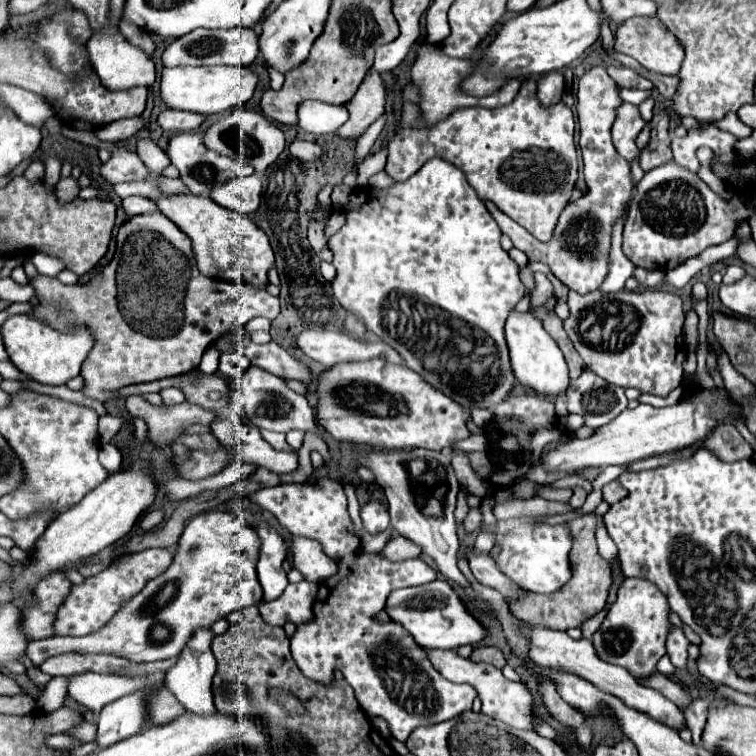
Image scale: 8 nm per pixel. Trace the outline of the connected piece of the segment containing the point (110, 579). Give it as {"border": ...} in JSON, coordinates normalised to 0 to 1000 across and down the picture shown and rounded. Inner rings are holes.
{"border":[[[190,726],[183,731],[161,734],[151,739],[130,761],[111,766],[108,774],[95,774],[90,790],[74,808],[71,840],[103,843],[103,840],[119,840],[122,835],[135,832],[135,827],[140,827],[159,808],[161,798],[169,798],[183,782],[188,782],[188,776],[198,766],[217,758],[225,742],[228,742],[228,729],[222,726]]]}

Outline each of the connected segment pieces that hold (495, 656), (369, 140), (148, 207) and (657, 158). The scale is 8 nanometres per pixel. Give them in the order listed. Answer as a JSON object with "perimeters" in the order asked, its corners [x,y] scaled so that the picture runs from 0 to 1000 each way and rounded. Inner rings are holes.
{"perimeters":[[[[643,853],[630,856],[627,864],[622,866],[622,872],[627,872],[627,877],[648,877],[659,885],[664,885],[669,880],[669,872],[659,856],[643,856]]],[[[505,151],[476,181],[471,194],[471,216],[476,216],[484,202],[491,198],[496,185],[508,169],[511,161],[511,153]]],[[[167,261],[161,266],[161,274],[169,282],[169,287],[185,284],[185,282],[204,282],[204,279],[209,279],[206,269],[198,266],[198,263],[193,263],[193,261]]],[[[885,147],[865,152],[862,160],[860,160],[860,171],[862,171],[860,187],[847,202],[847,221],[852,226],[860,226],[860,224],[865,224],[870,218],[878,218],[878,216],[890,210],[886,194]]]]}

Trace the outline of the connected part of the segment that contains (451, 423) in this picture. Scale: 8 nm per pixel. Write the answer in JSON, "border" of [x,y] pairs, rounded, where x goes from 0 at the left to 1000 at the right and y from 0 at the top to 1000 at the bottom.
{"border":[[[508,475],[447,480],[421,507],[421,554],[447,583],[497,594],[563,591],[585,597],[624,575],[619,567],[619,546],[611,536],[534,483],[519,483]]]}

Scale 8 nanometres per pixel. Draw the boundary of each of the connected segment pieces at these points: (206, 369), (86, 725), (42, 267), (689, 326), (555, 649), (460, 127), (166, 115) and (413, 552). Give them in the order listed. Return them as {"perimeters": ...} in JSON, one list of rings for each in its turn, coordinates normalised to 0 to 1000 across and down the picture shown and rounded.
{"perimeters":[[[[278,459],[278,462],[270,467],[262,488],[265,488],[267,493],[286,493],[286,488],[288,488],[288,472],[291,472],[291,467]]],[[[108,951],[108,956],[103,962],[95,962],[93,967],[87,967],[87,972],[103,978],[106,983],[119,983],[127,975],[127,956],[119,956],[119,954]]],[[[45,335],[40,340],[40,348],[45,348],[45,353],[50,356],[53,364],[63,364],[63,366],[74,366],[74,361],[79,361],[85,356],[85,348],[79,343],[56,337],[56,335]]],[[[915,406],[907,414],[907,427],[905,427],[905,448],[913,464],[921,464],[921,433],[923,433],[923,417],[921,417],[921,409]]],[[[696,827],[696,829],[701,832],[698,840],[704,845],[701,872],[706,877],[712,877],[714,882],[738,882],[738,888],[759,888],[759,893],[770,893],[770,898],[775,898],[778,903],[786,903],[786,909],[791,909],[794,914],[802,914],[807,919],[817,919],[817,925],[823,925],[831,935],[839,935],[841,940],[849,940],[849,943],[860,946],[862,951],[870,951],[873,956],[881,956],[884,962],[892,962],[894,967],[907,964],[905,943],[897,938],[894,930],[876,922],[873,914],[865,914],[862,909],[849,906],[825,882],[794,874],[788,869],[788,861],[786,861],[780,845],[770,843],[770,845],[759,848],[746,835],[730,835],[730,832],[722,832],[722,829],[709,829],[709,827]]],[[[698,104],[690,110],[683,131],[661,144],[606,144],[593,157],[569,168],[566,173],[548,163],[540,171],[532,171],[513,187],[513,216],[511,229],[521,239],[537,239],[548,231],[563,213],[582,208],[598,218],[603,218],[627,247],[632,261],[653,266],[672,287],[677,287],[685,298],[701,306],[717,321],[733,313],[733,300],[738,295],[738,284],[751,271],[759,242],[765,237],[765,216],[762,216],[762,194],[759,194],[759,149],[746,136],[733,142],[717,142],[709,131],[709,107]]],[[[220,144],[209,152],[209,165],[217,173],[228,176],[241,176],[241,173],[259,173],[270,160],[270,152],[262,149],[249,149],[249,147],[233,147],[233,144]]],[[[524,708],[524,710],[519,710],[511,718],[511,724],[505,726],[505,731],[516,742],[529,742],[529,739],[542,739],[542,737],[556,737],[558,734],[558,724],[550,721],[542,713],[532,710],[532,708]]]]}

